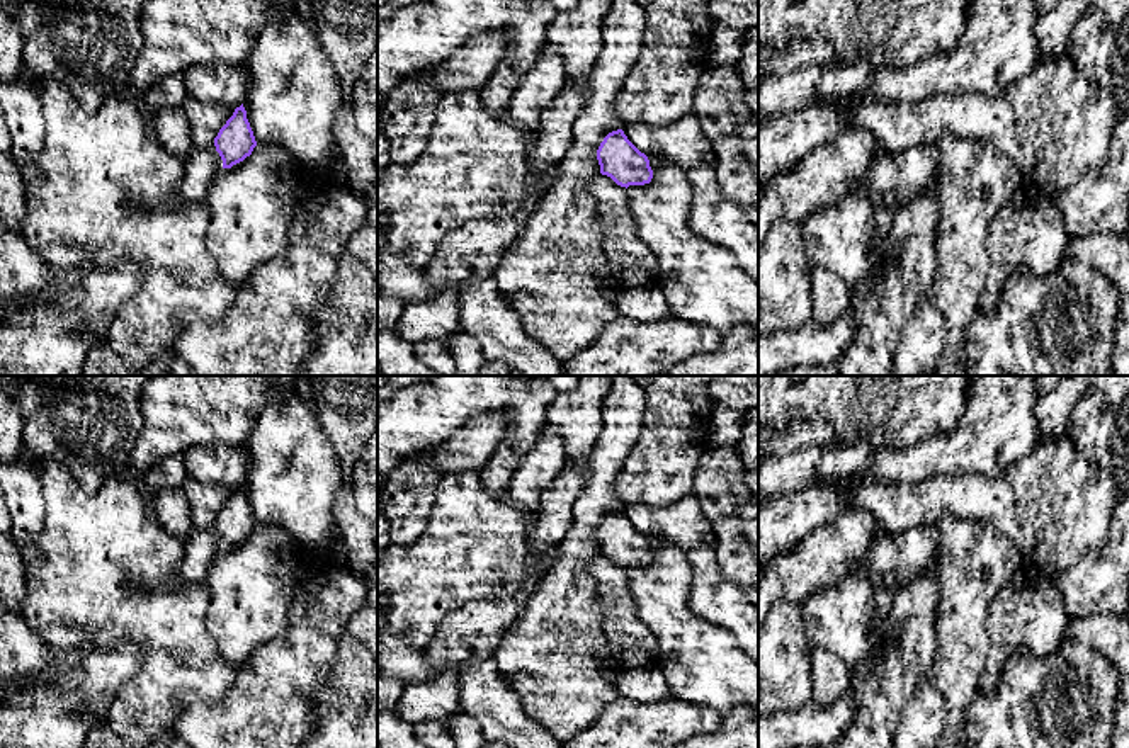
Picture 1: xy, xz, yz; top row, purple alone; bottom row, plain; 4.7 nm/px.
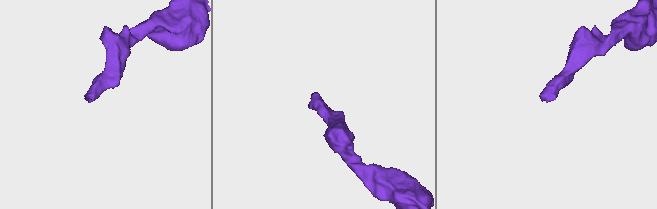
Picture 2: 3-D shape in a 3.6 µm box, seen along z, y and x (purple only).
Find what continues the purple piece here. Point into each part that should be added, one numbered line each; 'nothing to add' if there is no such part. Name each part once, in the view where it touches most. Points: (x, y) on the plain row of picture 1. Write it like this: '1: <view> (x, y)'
1: xy (201, 544)

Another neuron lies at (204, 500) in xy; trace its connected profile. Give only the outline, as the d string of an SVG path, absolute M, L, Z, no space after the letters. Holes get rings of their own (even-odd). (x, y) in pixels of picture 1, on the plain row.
M189 478L182 486L189 508L190 518L196 527L209 529L214 525L214 518L226 502L233 496L235 490L218 483L202 483Z

